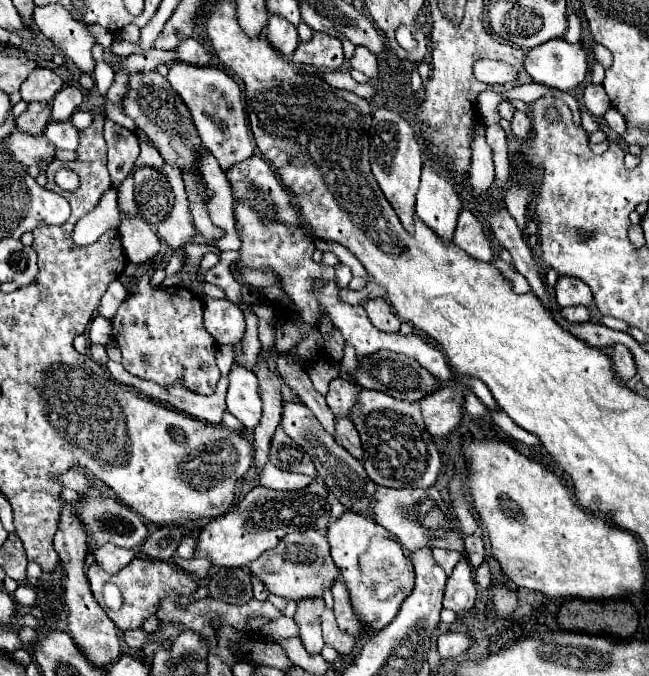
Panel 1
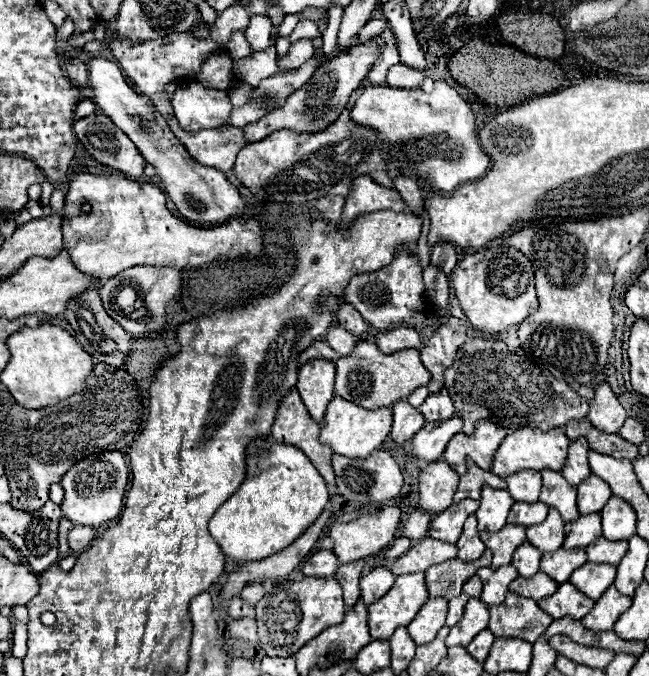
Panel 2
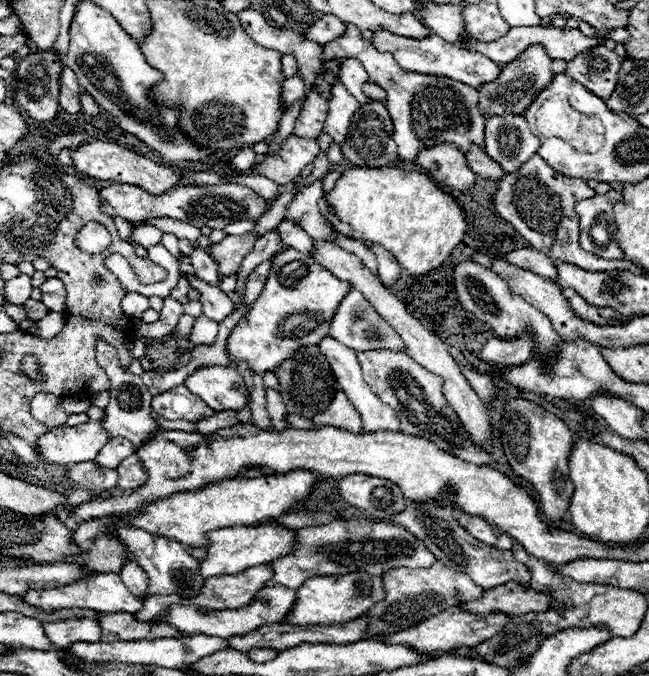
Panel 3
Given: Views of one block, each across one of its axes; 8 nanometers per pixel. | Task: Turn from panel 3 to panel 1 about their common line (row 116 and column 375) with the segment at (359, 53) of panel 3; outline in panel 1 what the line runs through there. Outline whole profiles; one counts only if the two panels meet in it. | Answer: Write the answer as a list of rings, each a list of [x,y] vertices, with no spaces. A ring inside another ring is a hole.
[[[360,390],[350,418],[364,446],[364,468],[372,482],[388,488],[430,488],[442,466],[432,436],[426,432],[420,404],[396,400],[384,392]]]

